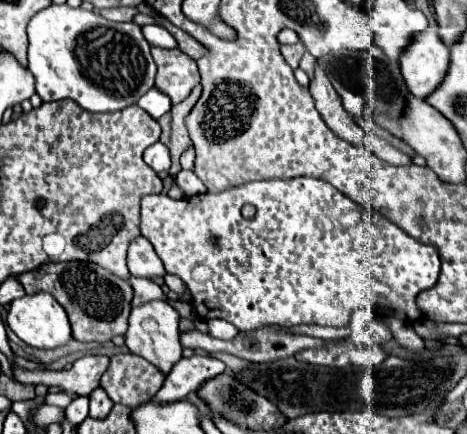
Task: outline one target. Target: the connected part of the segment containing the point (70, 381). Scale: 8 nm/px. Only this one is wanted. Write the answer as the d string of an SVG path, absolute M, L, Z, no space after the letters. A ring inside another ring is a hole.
M82 356L78 358L70 370L22 370L14 366L14 378L22 384L46 384L62 388L64 392L76 396L88 396L98 384L100 376L108 368L108 356Z

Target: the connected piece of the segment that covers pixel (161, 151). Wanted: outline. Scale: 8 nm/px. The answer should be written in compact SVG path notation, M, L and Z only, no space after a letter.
M156 142L150 148L144 150L144 162L154 168L156 172L168 172L170 170L170 150L166 144Z

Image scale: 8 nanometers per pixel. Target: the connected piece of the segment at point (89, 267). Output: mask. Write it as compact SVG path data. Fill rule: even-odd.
M50 262L36 270L20 274L18 280L22 282L26 294L38 294L38 292L52 294L54 300L66 310L72 324L72 336L80 342L90 342L90 340L106 342L118 334L124 334L128 328L132 288L126 280L110 274L108 270L96 264Z

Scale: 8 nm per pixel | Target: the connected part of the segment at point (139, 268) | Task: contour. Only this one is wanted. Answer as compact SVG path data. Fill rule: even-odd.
M138 238L130 244L130 252L128 252L128 268L132 276L138 278L162 278L166 274L164 264L160 262L160 256L156 254L156 250L150 246L150 242L146 238Z

